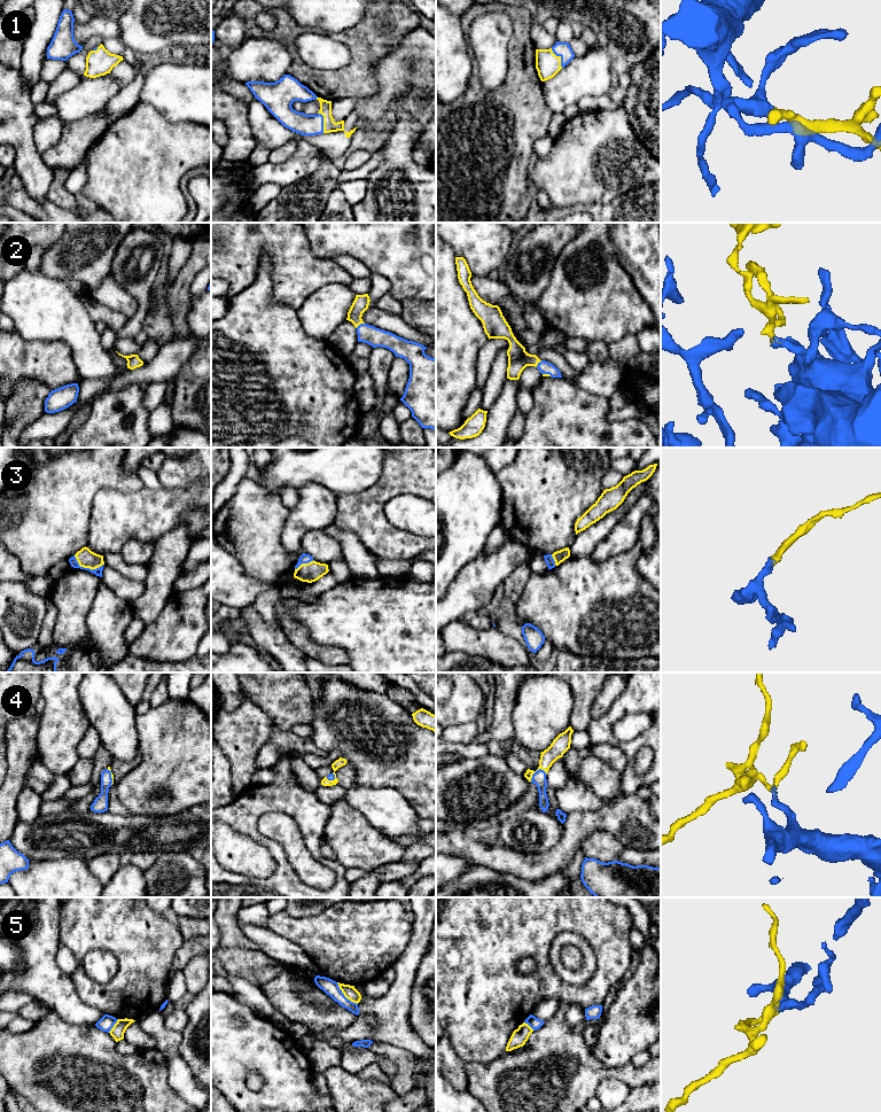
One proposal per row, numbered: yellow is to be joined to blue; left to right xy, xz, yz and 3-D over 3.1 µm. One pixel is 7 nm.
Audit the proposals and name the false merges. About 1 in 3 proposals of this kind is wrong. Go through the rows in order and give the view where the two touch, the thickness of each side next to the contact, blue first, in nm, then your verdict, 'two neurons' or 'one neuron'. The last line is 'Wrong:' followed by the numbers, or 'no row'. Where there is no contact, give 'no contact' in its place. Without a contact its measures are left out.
1: yz | 110/170 nm | one neuron
2: xz | 130/110 nm | one neuron
3: xy | 60/130 nm | one neuron
4: yz | 100/120 nm | one neuron
5: xz | 110/90 nm | two neurons
Wrong: 5

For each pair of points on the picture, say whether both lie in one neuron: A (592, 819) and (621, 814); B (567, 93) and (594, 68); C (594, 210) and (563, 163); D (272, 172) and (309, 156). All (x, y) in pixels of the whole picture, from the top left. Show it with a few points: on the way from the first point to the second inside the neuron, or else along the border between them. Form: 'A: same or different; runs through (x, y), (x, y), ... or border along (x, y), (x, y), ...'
A: same; runs through (599, 819), (614, 816)
B: same; runs through (574, 86), (587, 75)
C: different; border along (616, 196), (603, 204), (585, 205)
D: same; runs through (281, 172), (289, 172), (299, 165)

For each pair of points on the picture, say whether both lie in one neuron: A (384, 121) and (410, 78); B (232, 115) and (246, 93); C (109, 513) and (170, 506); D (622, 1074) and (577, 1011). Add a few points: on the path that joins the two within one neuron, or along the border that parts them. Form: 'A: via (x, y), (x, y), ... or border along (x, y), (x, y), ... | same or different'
A: via (384, 109), (384, 100), (398, 86) | same
B: border along (223, 90), (248, 105) | different
C: via (124, 513), (155, 512) | same
D: border along (570, 1003), (566, 1012), (566, 1021), (577, 1029) | different

